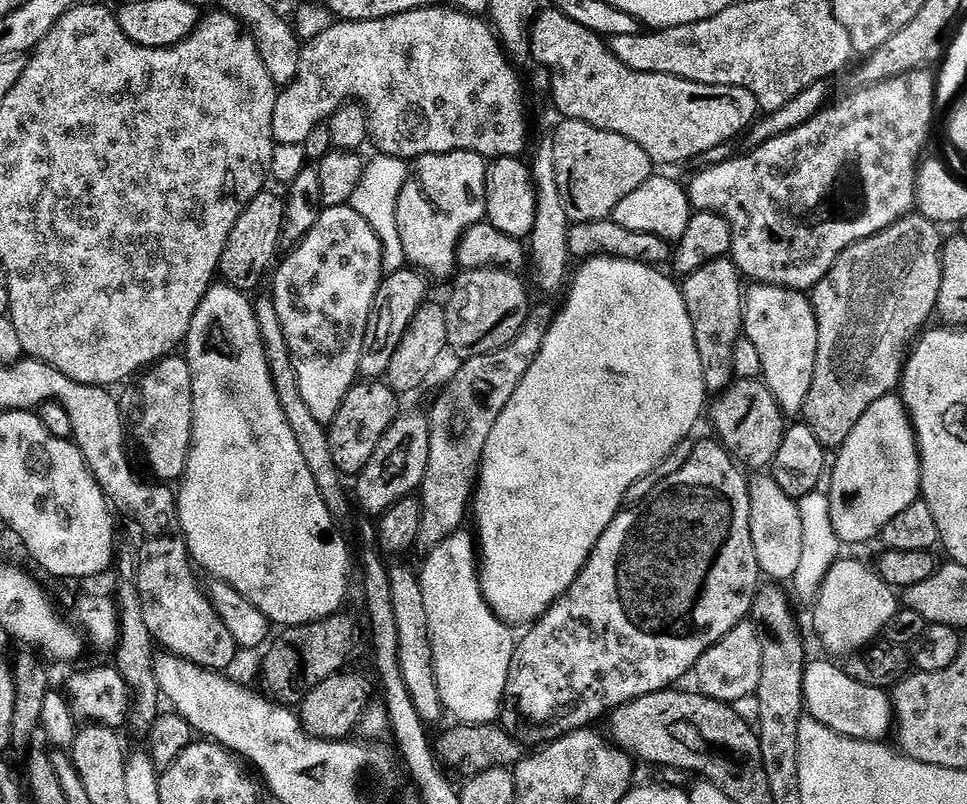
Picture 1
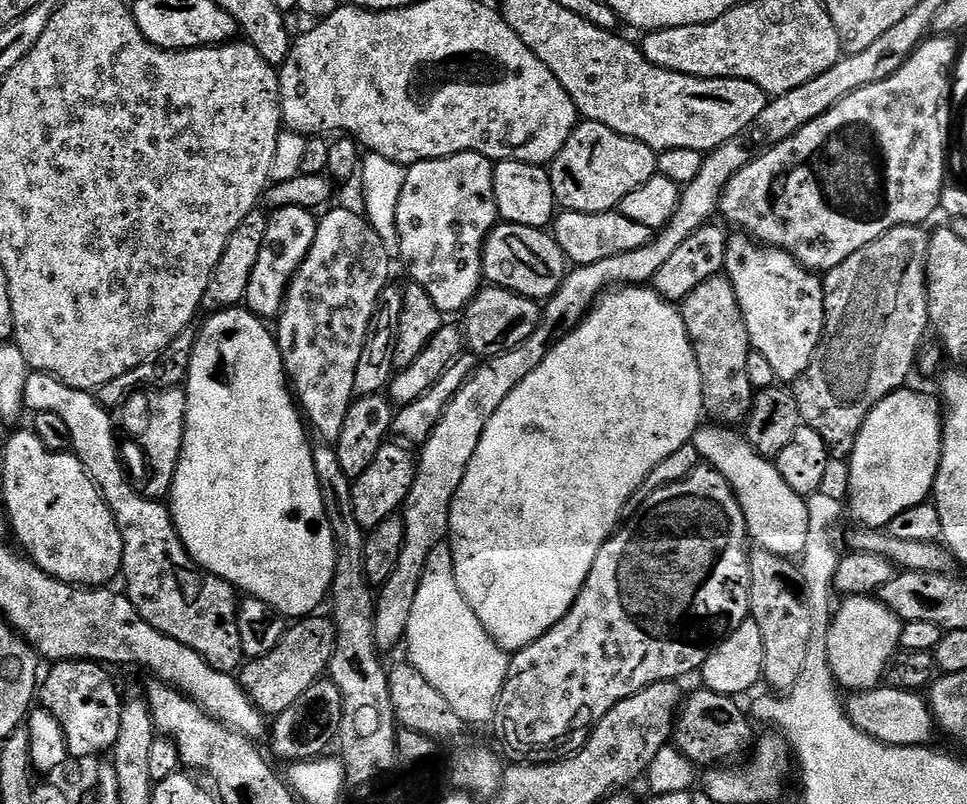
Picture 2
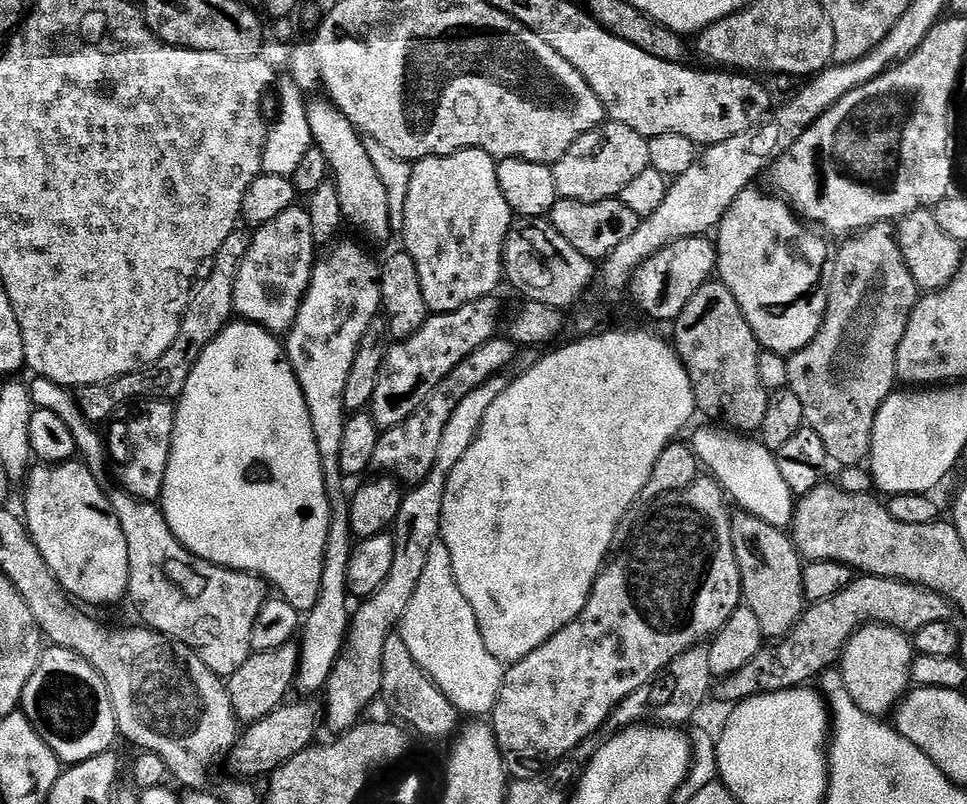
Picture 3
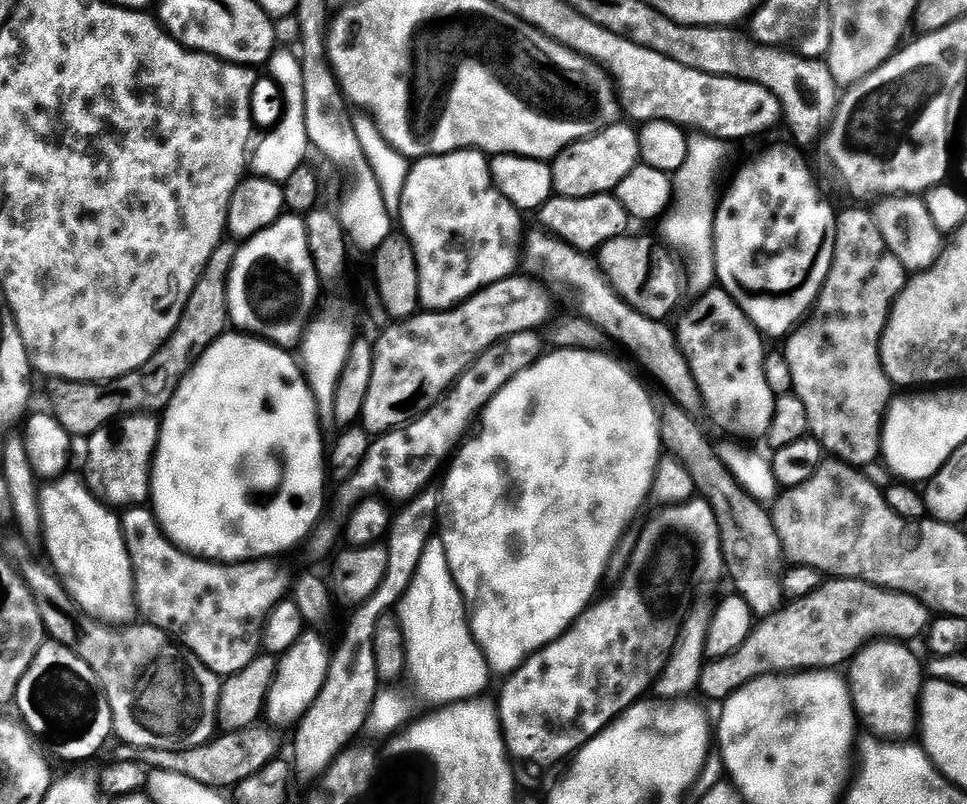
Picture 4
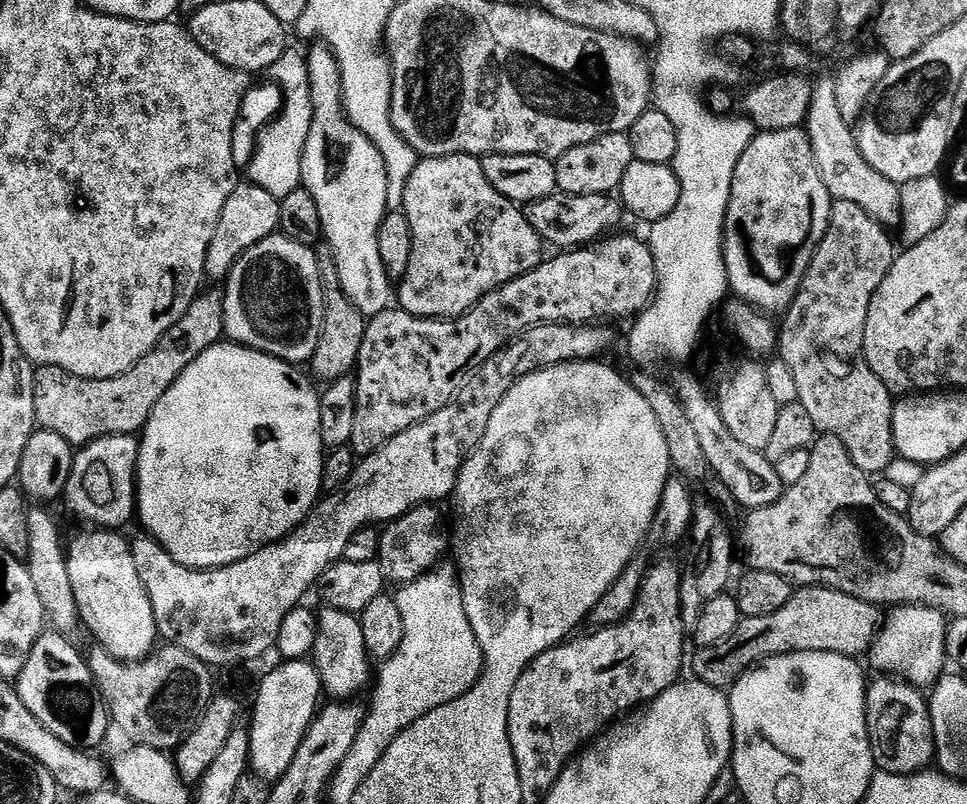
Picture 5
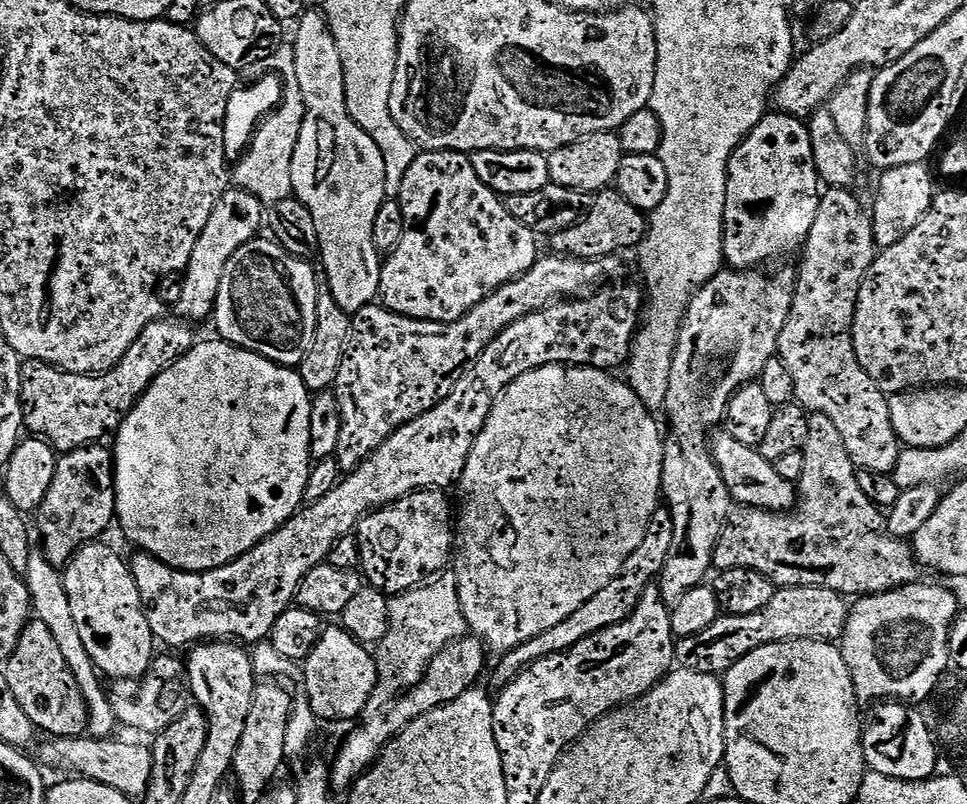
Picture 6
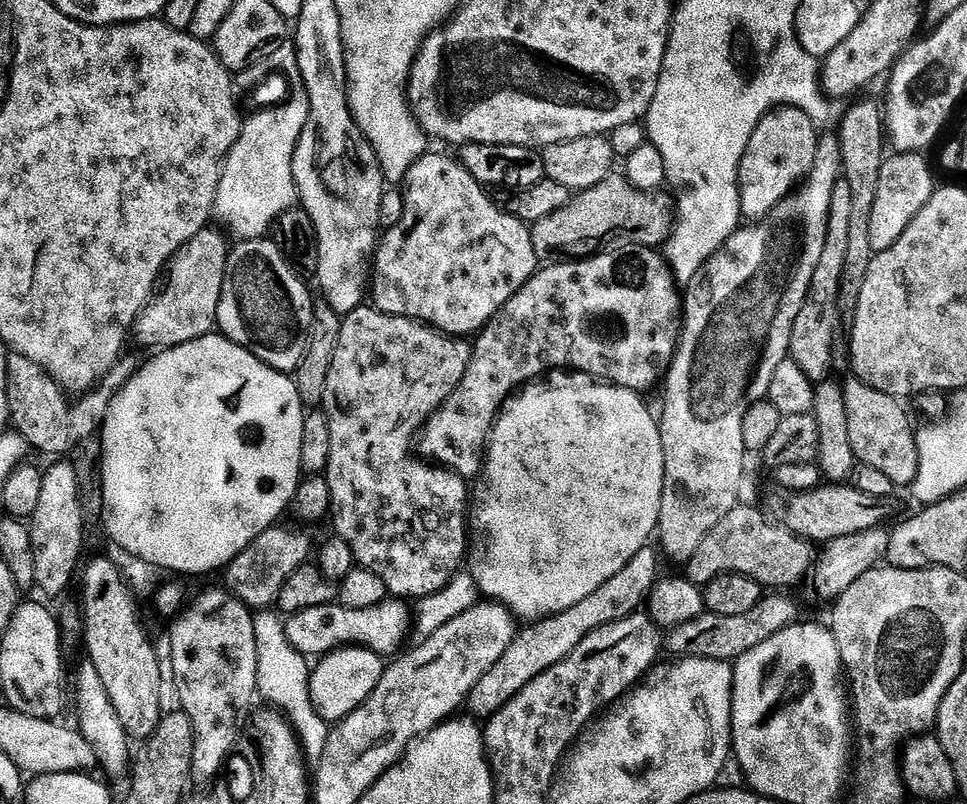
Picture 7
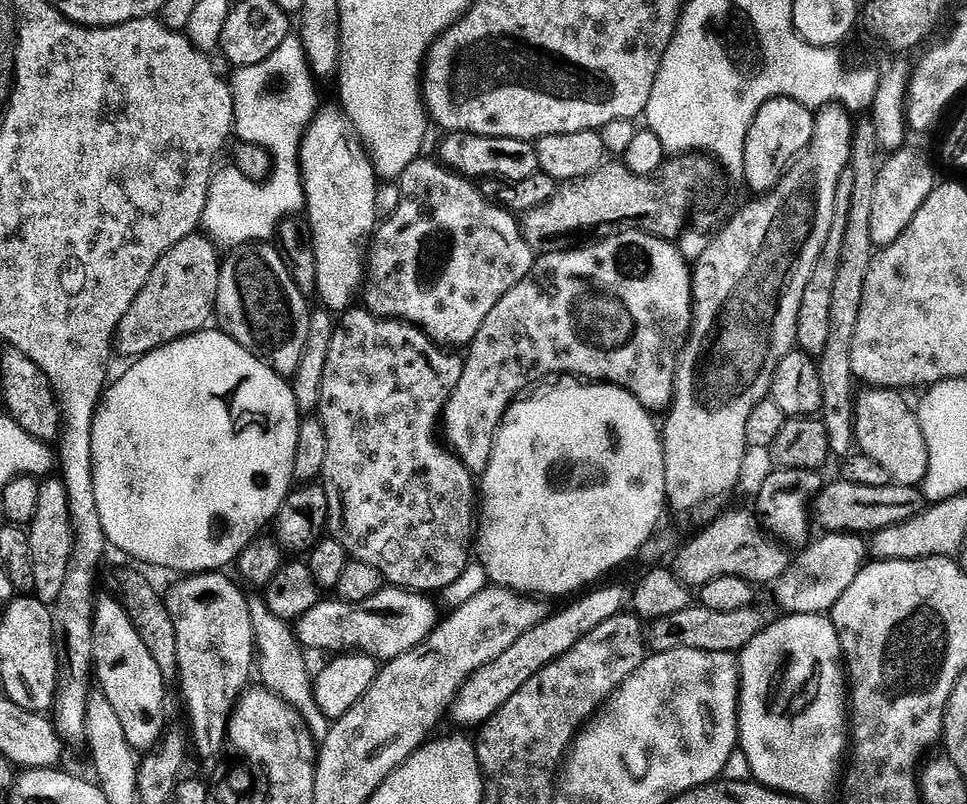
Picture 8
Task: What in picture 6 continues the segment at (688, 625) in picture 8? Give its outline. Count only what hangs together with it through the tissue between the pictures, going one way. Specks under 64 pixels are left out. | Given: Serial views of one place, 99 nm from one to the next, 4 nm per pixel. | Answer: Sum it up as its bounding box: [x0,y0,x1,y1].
[676,588,850,677]

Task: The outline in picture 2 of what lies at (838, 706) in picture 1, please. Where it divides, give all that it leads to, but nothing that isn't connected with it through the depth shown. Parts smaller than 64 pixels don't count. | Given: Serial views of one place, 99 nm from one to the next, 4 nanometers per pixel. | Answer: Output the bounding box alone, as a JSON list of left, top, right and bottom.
[845,686,936,748]

